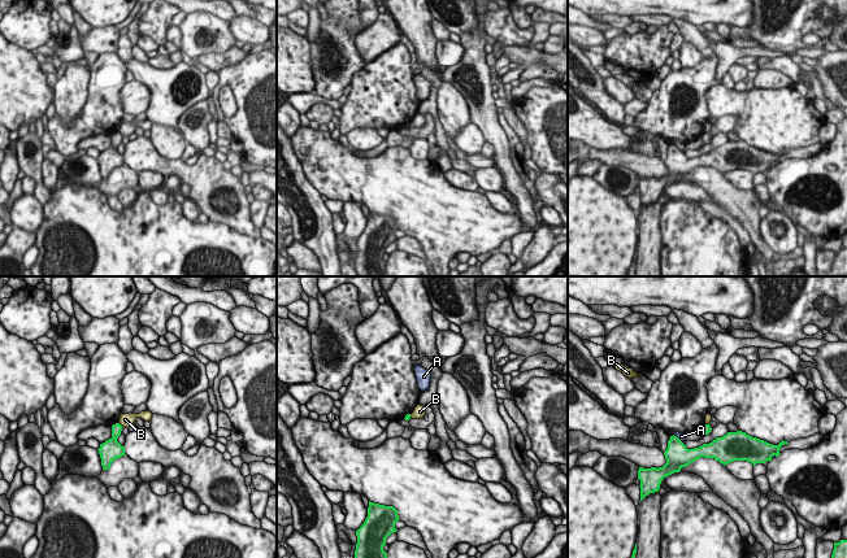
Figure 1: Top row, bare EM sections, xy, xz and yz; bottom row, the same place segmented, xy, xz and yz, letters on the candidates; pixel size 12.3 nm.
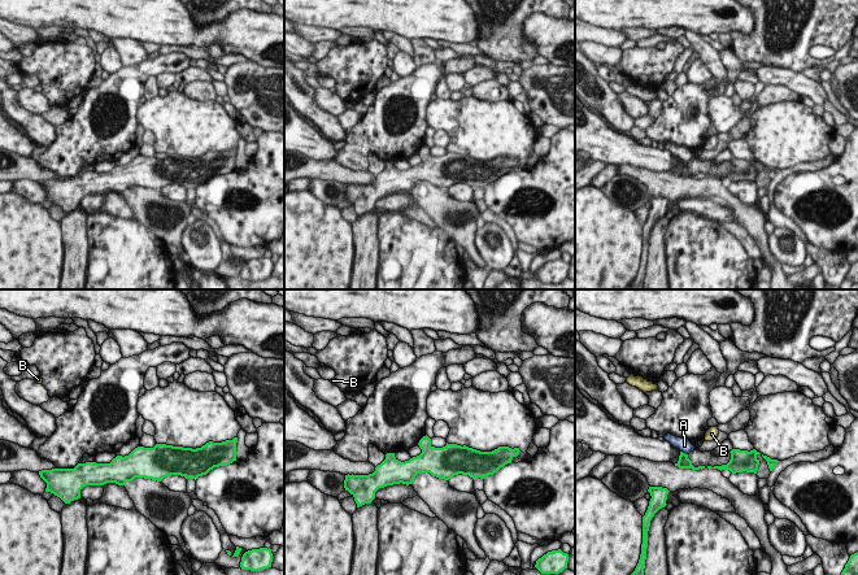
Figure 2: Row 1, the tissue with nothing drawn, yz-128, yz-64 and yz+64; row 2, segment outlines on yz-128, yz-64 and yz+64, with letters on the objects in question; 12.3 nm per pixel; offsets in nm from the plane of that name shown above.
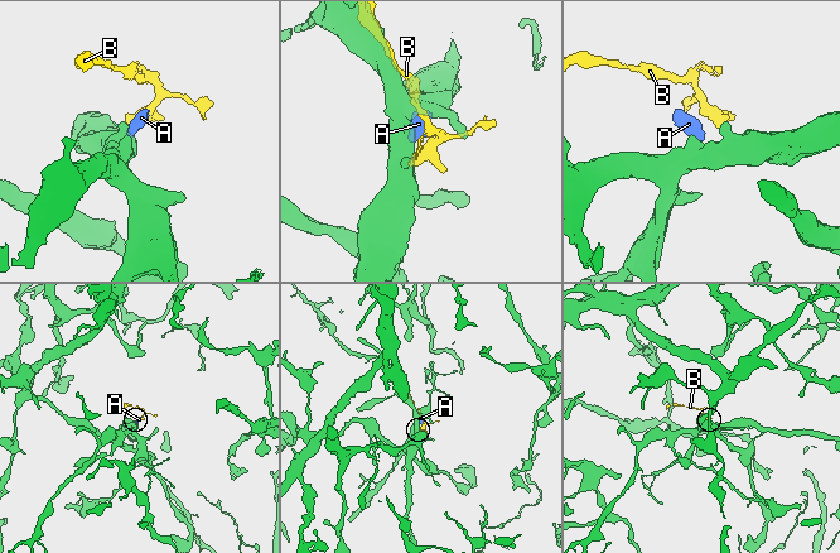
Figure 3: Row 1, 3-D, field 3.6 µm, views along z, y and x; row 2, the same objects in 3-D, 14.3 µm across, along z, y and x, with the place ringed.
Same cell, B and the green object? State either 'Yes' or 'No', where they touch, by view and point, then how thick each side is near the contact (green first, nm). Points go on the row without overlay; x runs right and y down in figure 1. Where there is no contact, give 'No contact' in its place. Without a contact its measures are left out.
No. Touches green at xy (120, 134). Thickness 130 nm (green) against 160 nm

